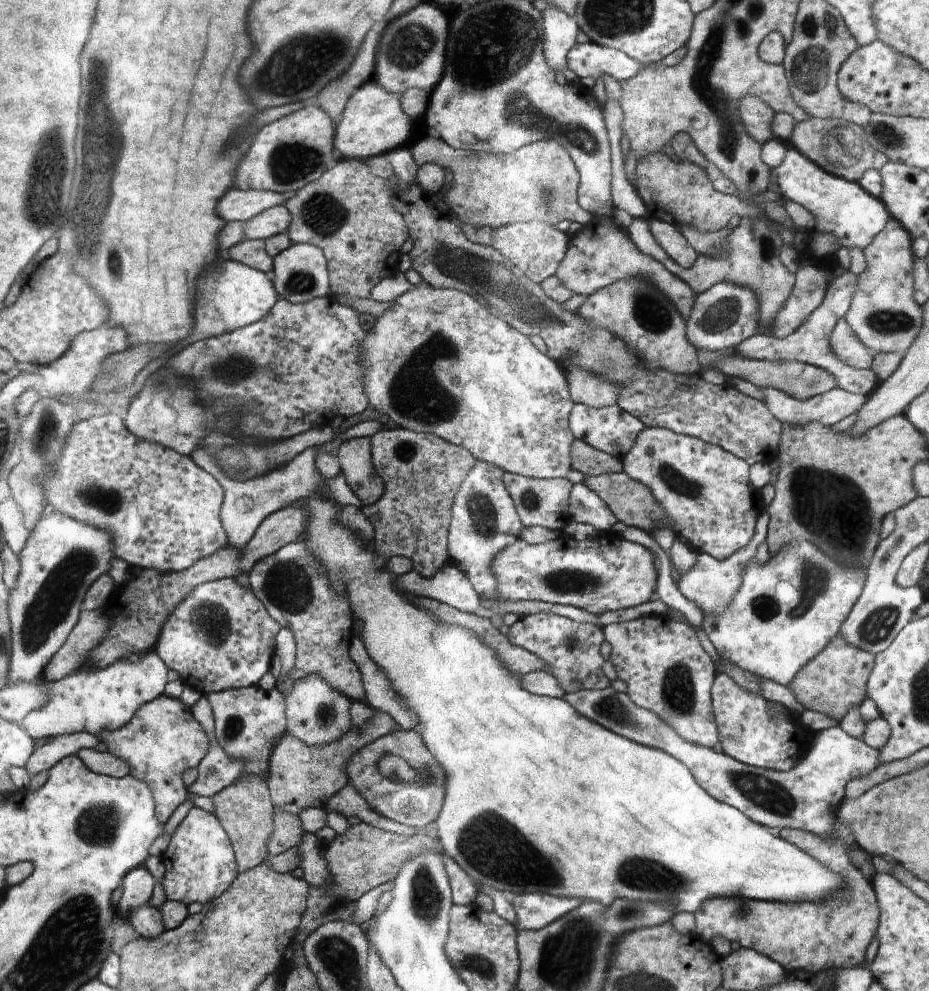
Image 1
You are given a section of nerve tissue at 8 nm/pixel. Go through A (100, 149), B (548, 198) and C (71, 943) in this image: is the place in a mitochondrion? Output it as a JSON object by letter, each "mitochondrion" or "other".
{"A":"mitochondrion","B":"mitochondrion","C":"mitochondrion"}

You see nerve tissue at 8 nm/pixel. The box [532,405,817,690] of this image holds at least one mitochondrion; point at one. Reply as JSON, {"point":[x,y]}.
{"point":[575,583]}

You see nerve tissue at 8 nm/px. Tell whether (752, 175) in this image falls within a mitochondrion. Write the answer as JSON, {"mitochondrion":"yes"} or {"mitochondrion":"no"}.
{"mitochondrion":"yes"}

